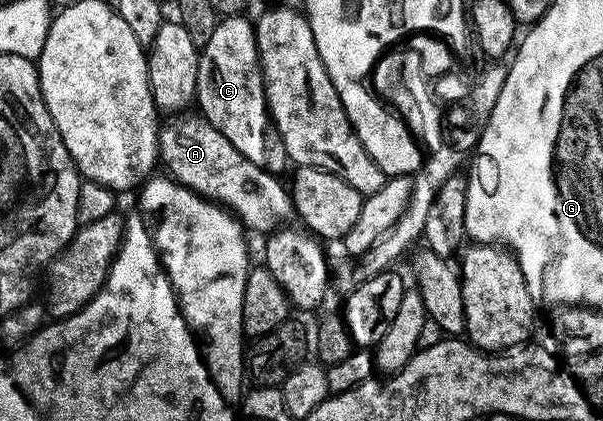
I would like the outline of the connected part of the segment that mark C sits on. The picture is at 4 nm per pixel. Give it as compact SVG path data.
M245 16L222 17L215 32L211 32L211 40L207 40L207 44L200 51L197 63L199 72L196 105L201 106L200 113L216 130L223 132L223 136L227 136L227 140L231 140L231 144L235 144L235 148L239 148L239 152L243 152L243 156L251 160L251 164L259 164L259 168L280 175L281 169L290 165L290 160L283 148L283 140L277 135L277 127L271 121L269 105L265 102L265 85L261 82L261 62L257 59L257 33L254 23L250 19L248 22Z

